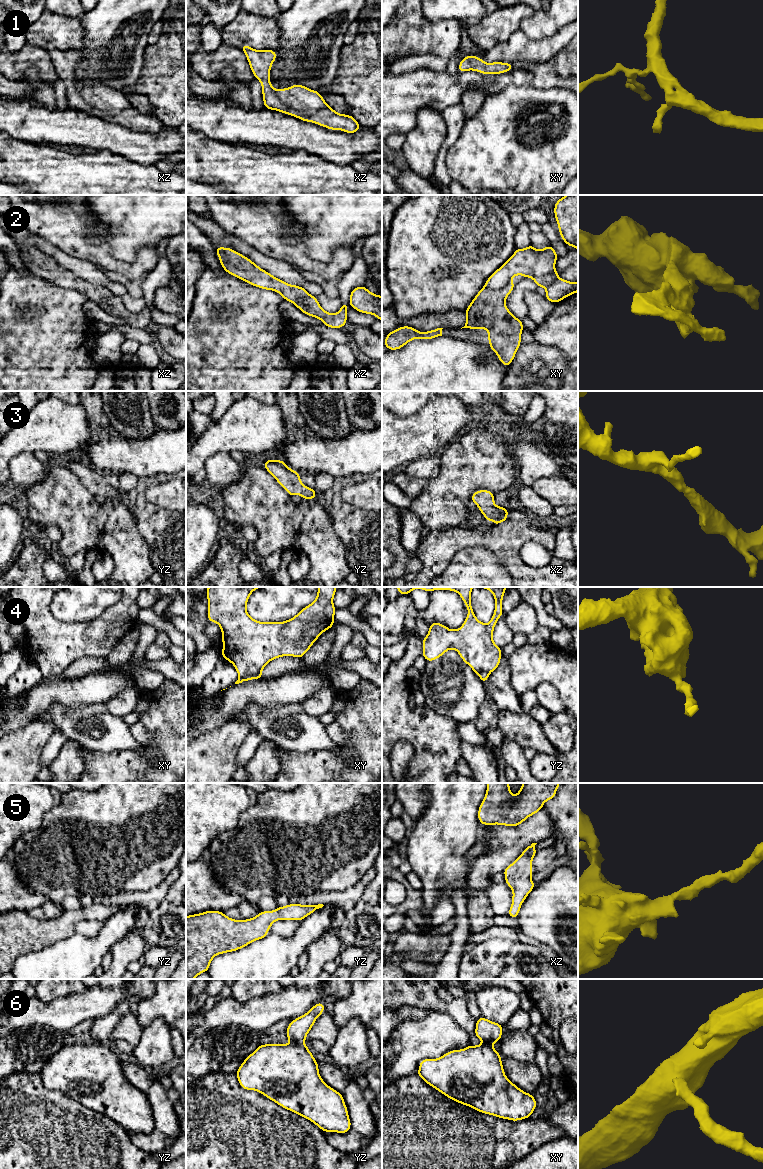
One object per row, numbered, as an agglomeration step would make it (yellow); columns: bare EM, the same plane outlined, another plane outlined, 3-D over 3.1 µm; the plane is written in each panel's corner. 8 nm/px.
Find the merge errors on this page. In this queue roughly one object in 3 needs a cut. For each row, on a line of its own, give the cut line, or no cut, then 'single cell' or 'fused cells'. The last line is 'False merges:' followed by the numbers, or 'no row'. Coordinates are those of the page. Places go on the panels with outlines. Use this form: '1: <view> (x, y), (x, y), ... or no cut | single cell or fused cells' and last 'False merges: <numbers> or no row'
1: no cut | single cell
2: xy (510, 281), (501, 288), (487, 288), (484, 286) | fused cells
3: no cut | single cell
4: xy (260, 671), (255, 676), (239, 678) | fused cells
5: no cut | single cell
6: yz (291, 1042), (299, 1044) | fused cells
False merges: 2, 4, 6

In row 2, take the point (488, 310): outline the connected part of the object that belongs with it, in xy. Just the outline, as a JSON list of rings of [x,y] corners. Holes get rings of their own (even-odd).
[[[513,281],[502,289],[490,289],[484,286],[465,310],[466,323],[462,327],[487,329],[489,347],[505,366],[511,365],[521,345],[524,328],[522,320],[516,318],[505,304],[514,287]]]

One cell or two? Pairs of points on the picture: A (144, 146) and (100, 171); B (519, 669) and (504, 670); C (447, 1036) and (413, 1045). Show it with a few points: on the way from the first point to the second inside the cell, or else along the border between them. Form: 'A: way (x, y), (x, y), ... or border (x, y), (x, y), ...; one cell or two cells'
A: border (102, 151), (111, 151), (147, 166); two cells
B: border (507, 659), (510, 670), (510, 683), (516, 693); two cells
C: way (439, 1036), (421, 1039); one cell

